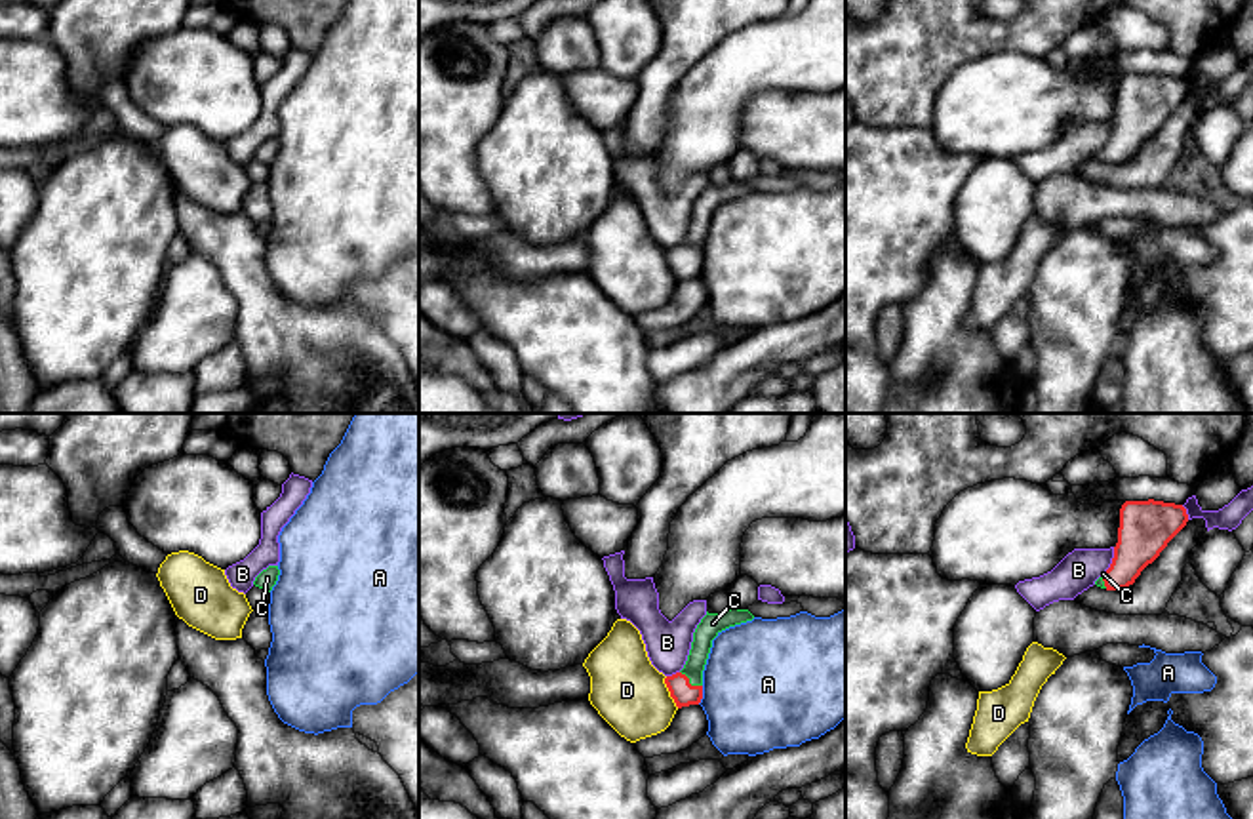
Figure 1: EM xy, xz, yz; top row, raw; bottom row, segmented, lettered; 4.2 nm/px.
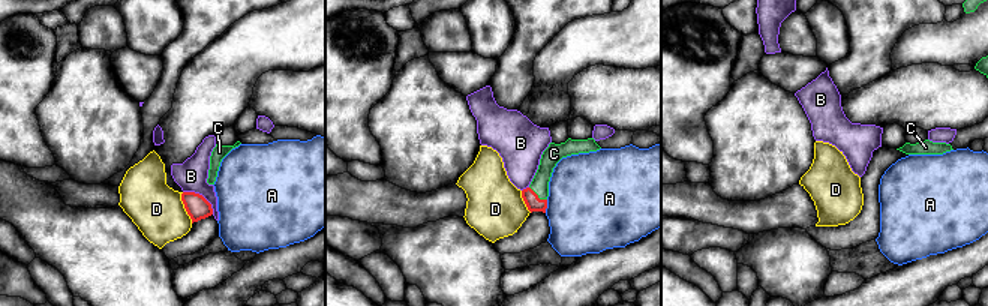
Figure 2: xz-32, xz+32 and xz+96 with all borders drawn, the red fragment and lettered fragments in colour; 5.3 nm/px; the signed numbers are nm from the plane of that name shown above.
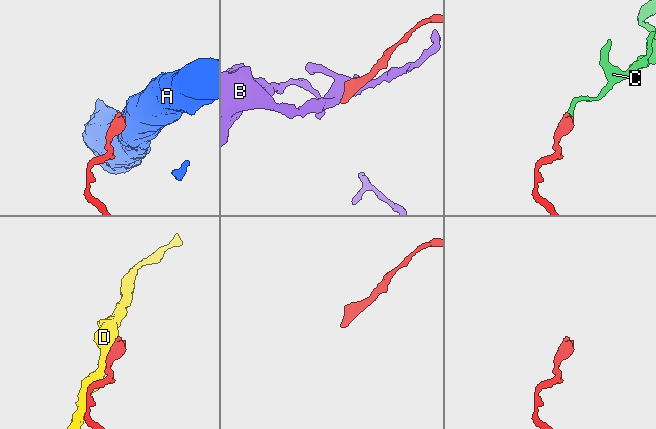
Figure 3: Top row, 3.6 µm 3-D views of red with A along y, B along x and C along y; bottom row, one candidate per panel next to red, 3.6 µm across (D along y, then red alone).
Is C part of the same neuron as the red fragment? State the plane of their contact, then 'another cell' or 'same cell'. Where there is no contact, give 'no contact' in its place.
meets red in xz; same cell

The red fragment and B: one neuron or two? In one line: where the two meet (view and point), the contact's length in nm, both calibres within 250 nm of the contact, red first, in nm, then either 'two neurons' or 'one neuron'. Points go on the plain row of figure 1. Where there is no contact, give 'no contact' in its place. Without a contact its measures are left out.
yz (1113, 134) | 120 nm | 220/170 nm | two neurons

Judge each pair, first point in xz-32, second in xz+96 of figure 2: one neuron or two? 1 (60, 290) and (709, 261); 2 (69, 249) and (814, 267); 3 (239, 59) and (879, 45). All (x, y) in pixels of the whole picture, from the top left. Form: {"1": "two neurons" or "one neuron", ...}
{"1": "one neuron", "2": "one neuron", "3": "two neurons"}

